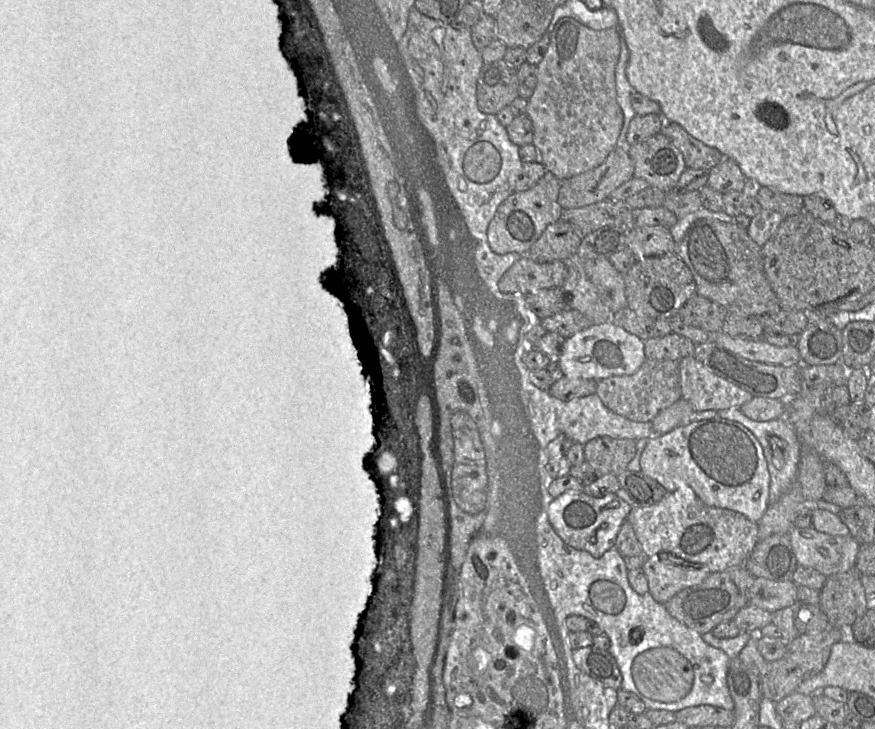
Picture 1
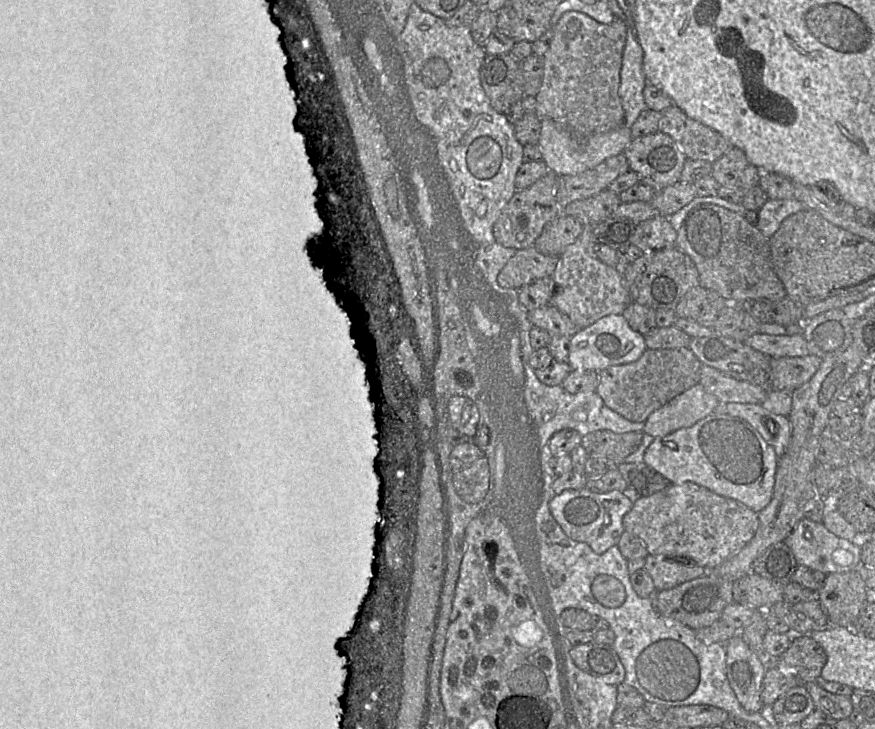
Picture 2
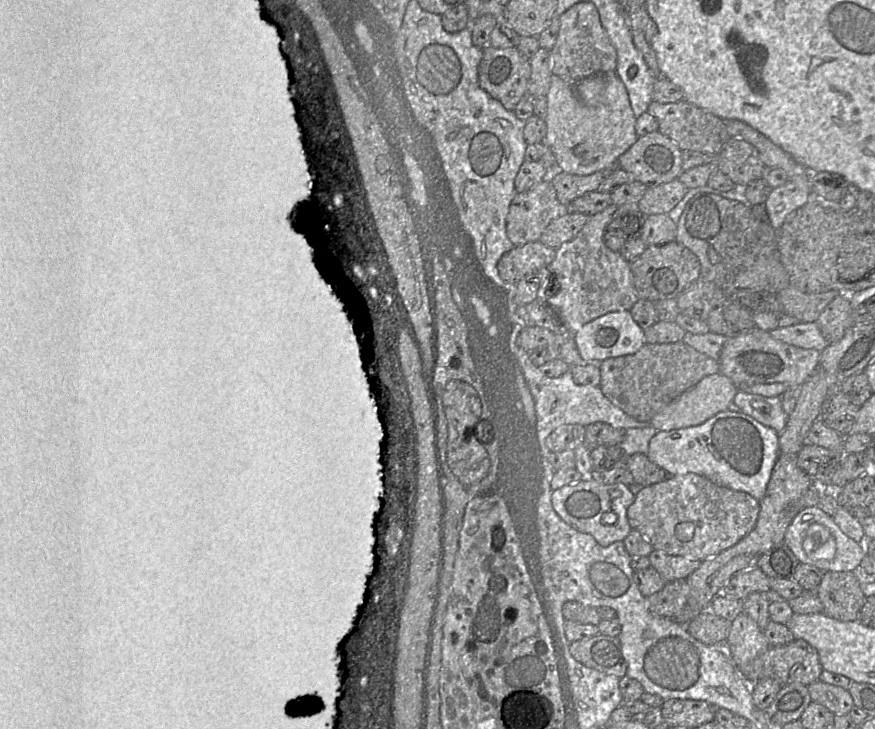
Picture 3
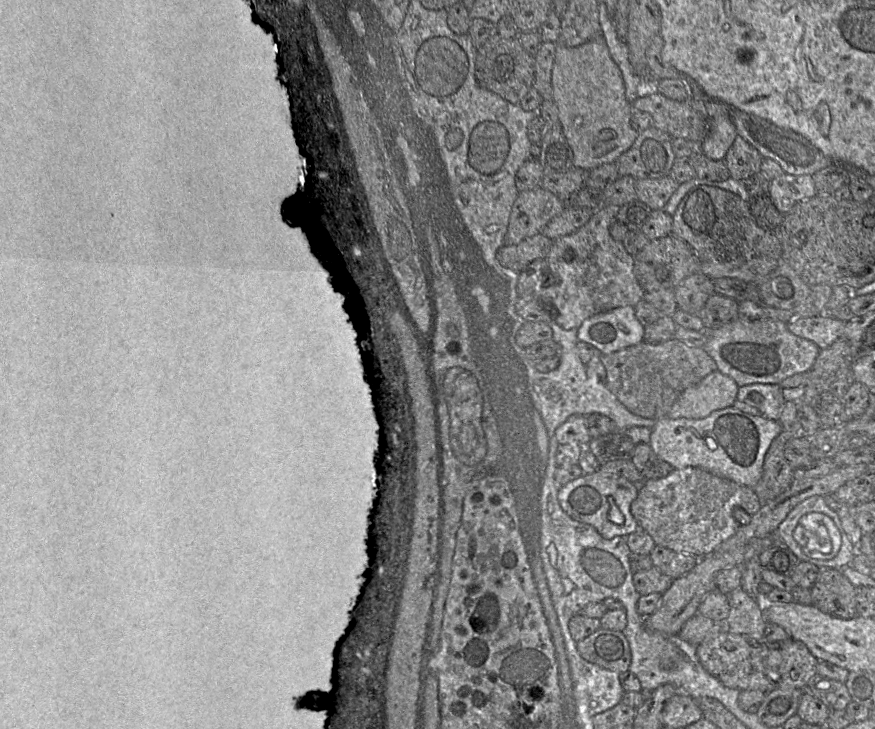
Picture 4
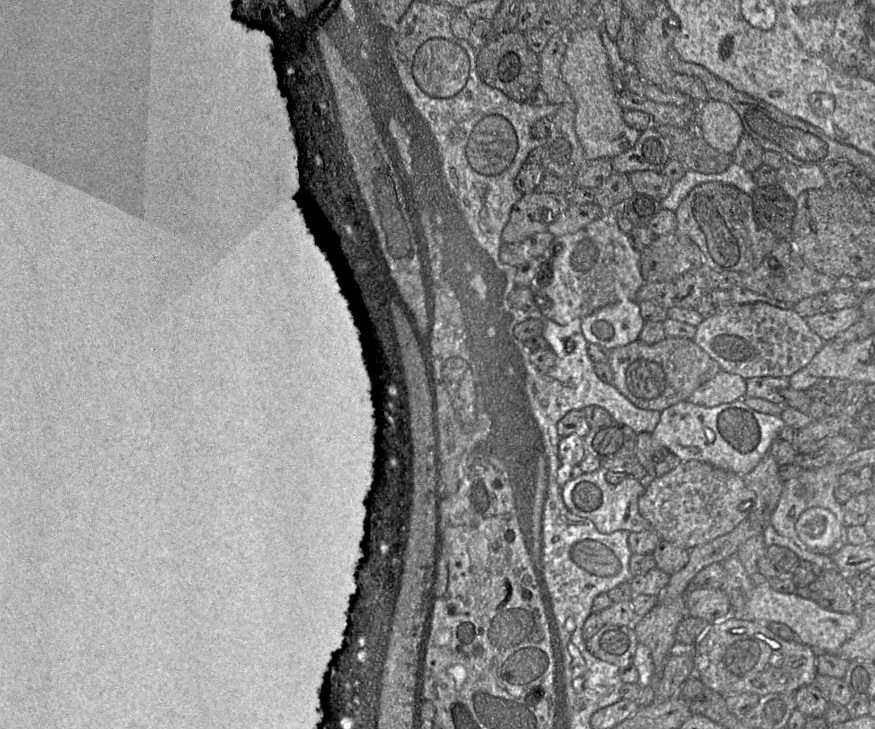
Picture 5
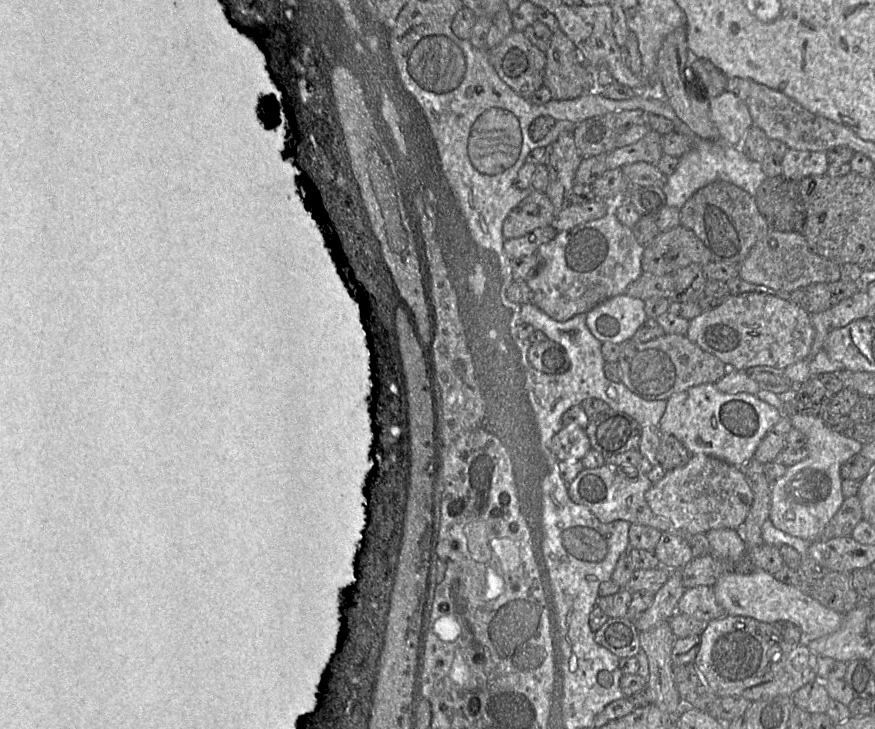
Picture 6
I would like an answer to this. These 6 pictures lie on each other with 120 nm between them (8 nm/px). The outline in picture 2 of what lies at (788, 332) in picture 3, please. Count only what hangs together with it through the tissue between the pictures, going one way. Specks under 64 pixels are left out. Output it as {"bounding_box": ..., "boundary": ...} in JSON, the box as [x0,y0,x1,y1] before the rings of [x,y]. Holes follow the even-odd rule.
{"bounding_box":[746,333,809,358],"boundary":[[[757,333],[746,339],[746,344],[771,358],[803,357],[809,354],[803,334],[768,335]]]}

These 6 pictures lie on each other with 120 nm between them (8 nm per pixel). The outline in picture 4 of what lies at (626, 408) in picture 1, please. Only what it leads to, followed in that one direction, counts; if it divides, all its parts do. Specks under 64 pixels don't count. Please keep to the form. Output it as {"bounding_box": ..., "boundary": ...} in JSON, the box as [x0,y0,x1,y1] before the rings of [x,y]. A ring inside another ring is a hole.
{"bounding_box":[600,338,718,420],"boundary":[[[676,338],[660,344],[642,341],[600,360],[606,370],[606,386],[633,414],[659,420],[667,416],[680,395],[718,370],[714,359],[703,349]]]}

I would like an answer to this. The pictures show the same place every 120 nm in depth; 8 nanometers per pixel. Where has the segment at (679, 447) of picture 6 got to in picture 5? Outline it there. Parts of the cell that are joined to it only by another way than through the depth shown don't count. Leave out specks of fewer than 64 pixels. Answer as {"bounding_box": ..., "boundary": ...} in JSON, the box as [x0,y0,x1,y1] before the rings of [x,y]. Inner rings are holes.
{"bounding_box":[635,432,682,476],"boundary":[[[642,432],[637,436],[635,457],[647,470],[647,474],[663,476],[682,462],[668,448],[659,444],[651,433]]]}

